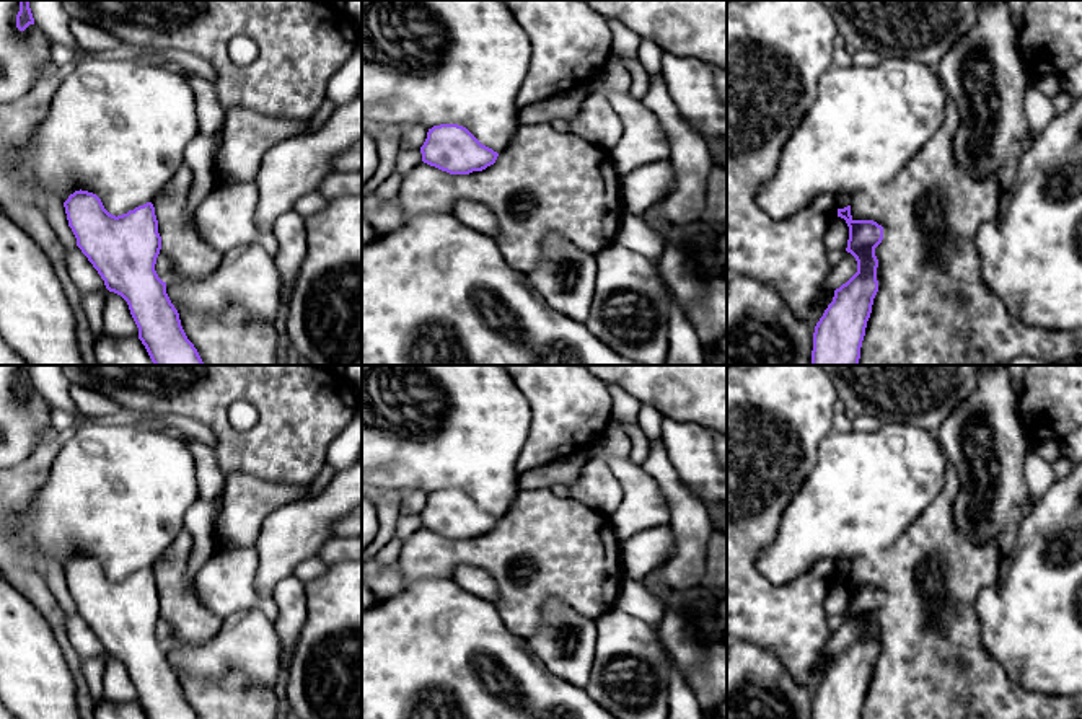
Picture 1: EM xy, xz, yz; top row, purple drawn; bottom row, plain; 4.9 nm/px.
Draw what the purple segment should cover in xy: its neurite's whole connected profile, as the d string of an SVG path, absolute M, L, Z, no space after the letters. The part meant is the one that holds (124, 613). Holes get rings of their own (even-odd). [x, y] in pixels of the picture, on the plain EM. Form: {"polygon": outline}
{"polygon": "M80 554L68 561L64 572L77 611L106 654L127 667L147 717L199 719L181 691L166 647L155 636L161 602L153 569L116 582L96 559Z"}

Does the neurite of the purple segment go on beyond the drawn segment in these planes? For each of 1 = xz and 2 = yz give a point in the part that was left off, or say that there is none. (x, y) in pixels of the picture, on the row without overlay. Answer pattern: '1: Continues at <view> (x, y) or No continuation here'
1: No continuation here
2: No continuation here

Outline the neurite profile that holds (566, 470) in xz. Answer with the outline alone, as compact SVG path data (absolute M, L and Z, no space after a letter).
M585 450L574 452L572 455L557 460L556 463L539 466L531 471L525 471L518 478L521 489L539 489L552 484L572 484L580 470L587 465L588 455Z

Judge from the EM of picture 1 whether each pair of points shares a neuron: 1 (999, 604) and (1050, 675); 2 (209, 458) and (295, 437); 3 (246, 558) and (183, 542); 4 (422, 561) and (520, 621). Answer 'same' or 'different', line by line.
1: same
2: different
3: different
4: same

